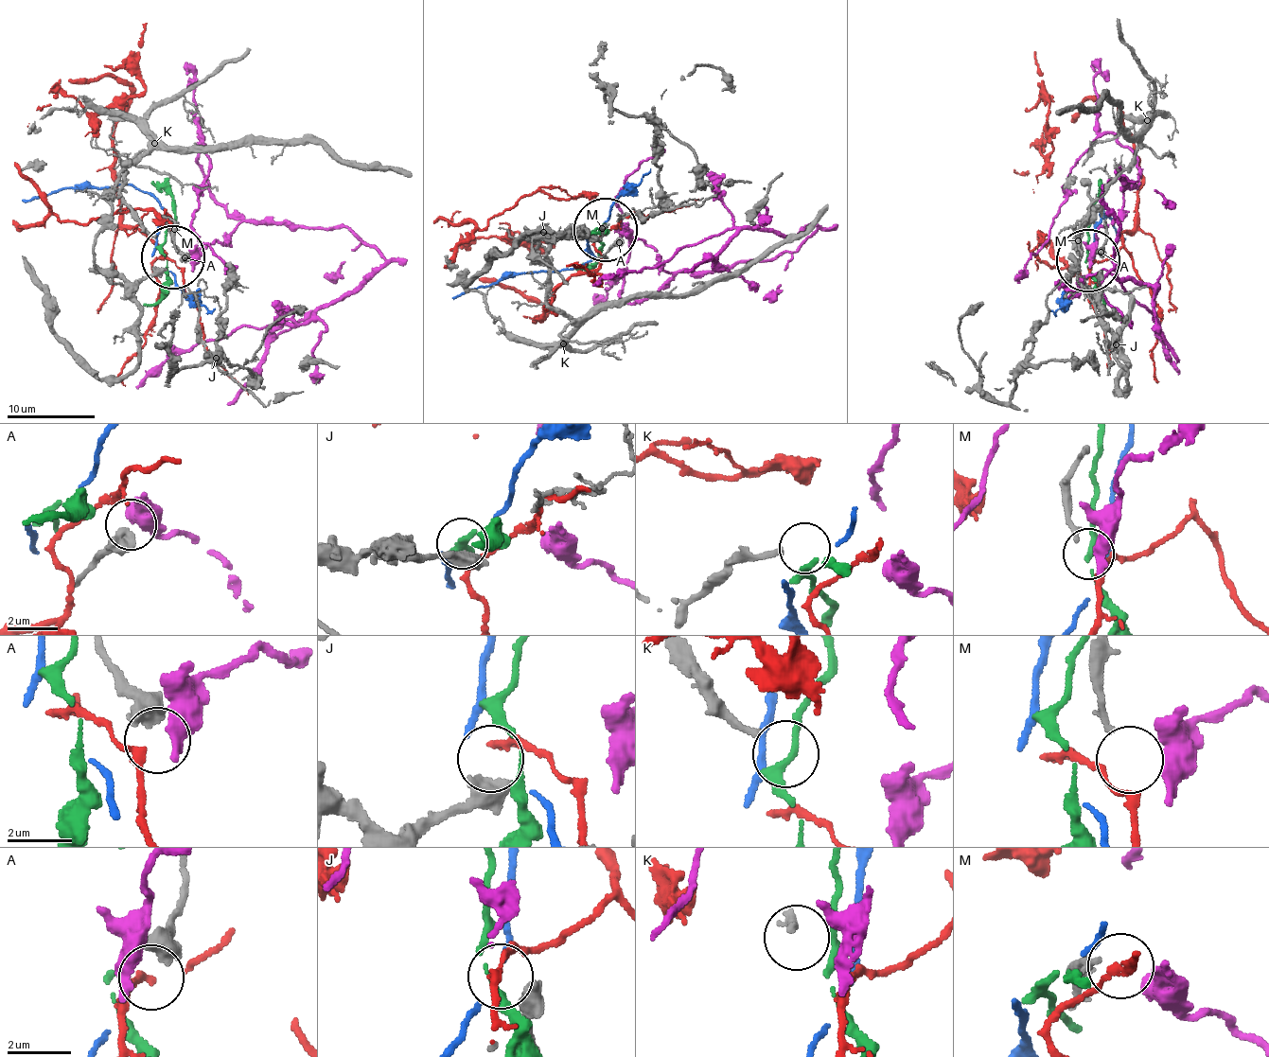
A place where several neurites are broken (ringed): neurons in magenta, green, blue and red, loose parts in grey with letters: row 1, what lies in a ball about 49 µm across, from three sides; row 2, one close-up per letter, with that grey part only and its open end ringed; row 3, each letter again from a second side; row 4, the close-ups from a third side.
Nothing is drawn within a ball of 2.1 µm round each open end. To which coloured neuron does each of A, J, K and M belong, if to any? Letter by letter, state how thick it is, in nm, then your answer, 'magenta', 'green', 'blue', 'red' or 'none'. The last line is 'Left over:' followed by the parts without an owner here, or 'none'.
A: 650 nm thick; none
J: 600 nm thick; none
K: 240 nm thick; none
M: 190 nm thick; none
Left over: A, J, K, M

